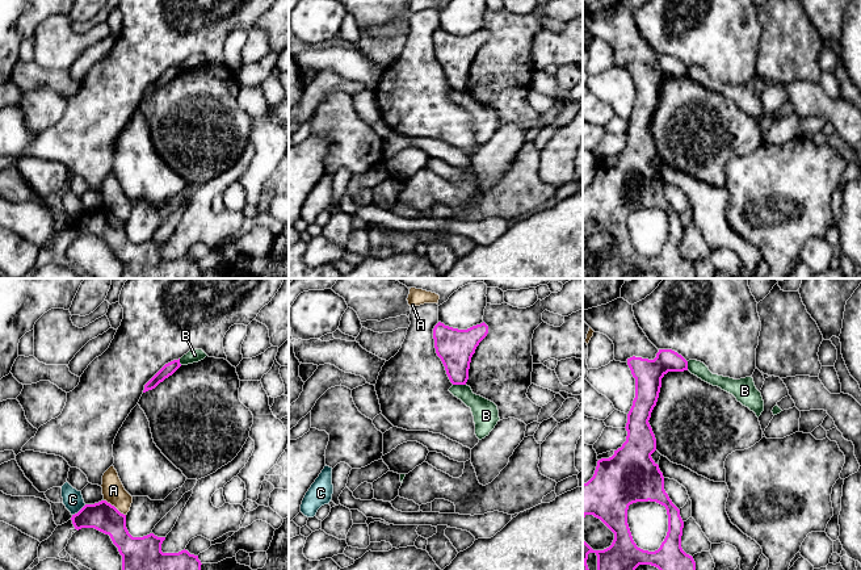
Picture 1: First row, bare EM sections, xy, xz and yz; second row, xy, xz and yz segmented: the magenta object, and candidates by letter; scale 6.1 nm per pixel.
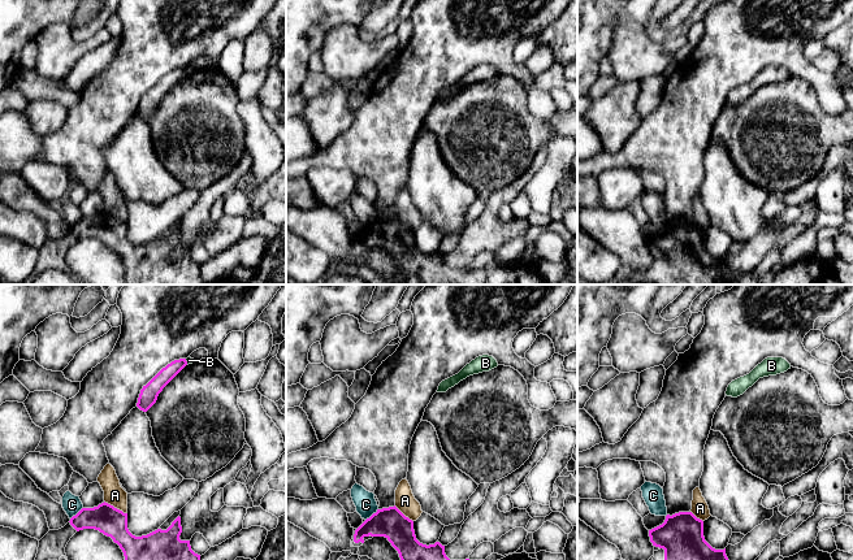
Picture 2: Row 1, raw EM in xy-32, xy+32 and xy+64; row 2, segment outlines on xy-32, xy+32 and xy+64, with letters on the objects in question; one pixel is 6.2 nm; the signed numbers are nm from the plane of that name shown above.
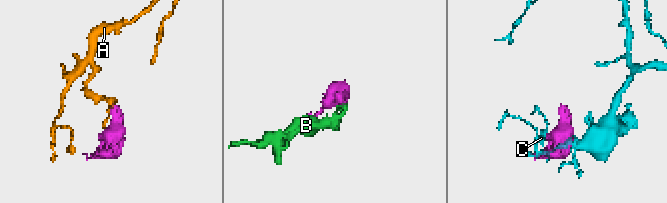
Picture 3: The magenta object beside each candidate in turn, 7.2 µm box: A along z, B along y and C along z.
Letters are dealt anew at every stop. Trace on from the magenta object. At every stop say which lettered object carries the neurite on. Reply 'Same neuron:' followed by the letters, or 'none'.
Same neuron: none

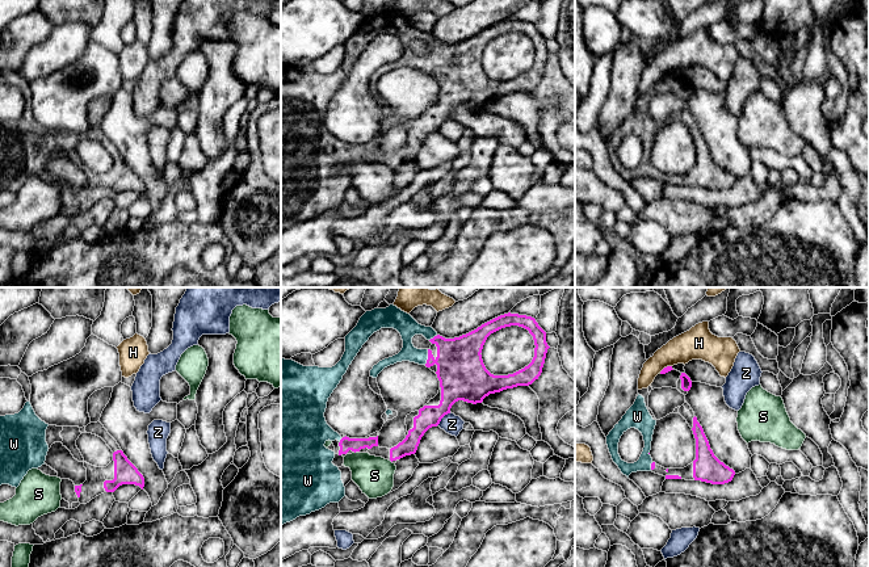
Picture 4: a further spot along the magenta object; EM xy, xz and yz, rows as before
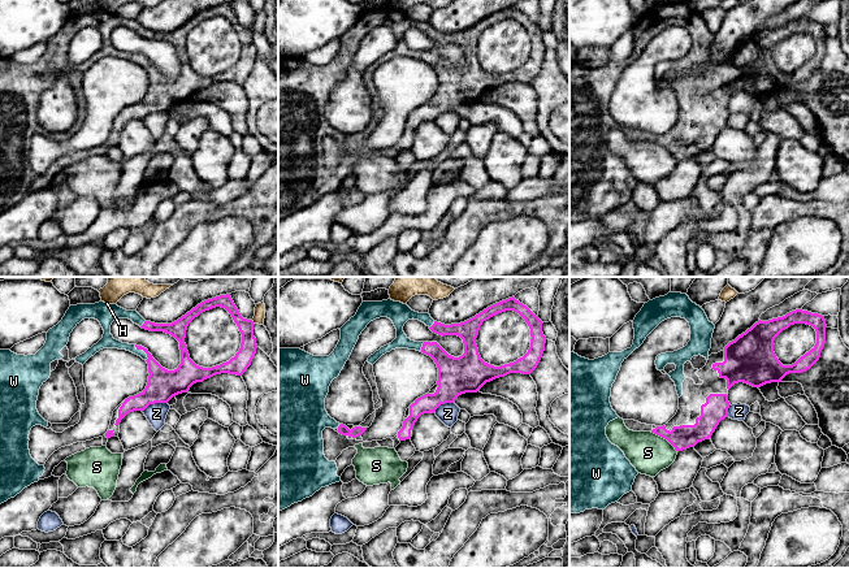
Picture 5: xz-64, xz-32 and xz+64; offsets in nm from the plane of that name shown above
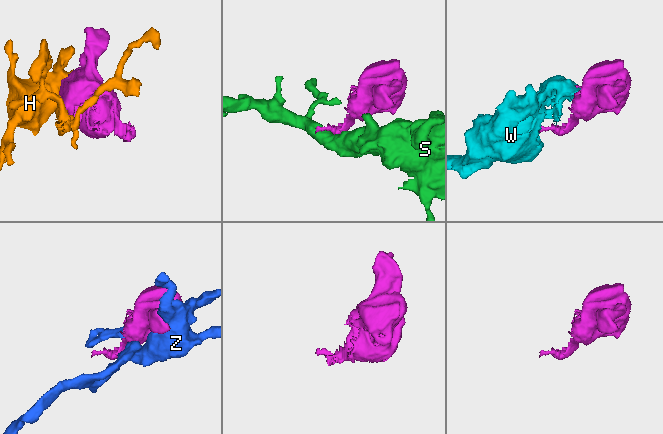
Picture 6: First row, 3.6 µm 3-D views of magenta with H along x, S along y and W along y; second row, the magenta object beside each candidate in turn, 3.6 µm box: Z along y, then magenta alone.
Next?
Same neuron: W

